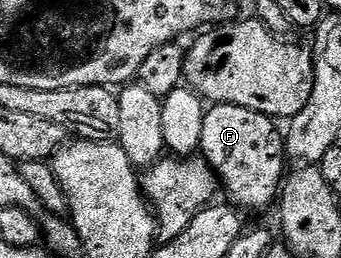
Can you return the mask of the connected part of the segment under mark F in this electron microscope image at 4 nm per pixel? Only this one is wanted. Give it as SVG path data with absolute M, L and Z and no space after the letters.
M214 104L206 110L200 154L214 169L221 189L231 198L227 199L239 211L266 210L279 201L288 159L284 134L278 126L275 119L252 112L252 108Z

